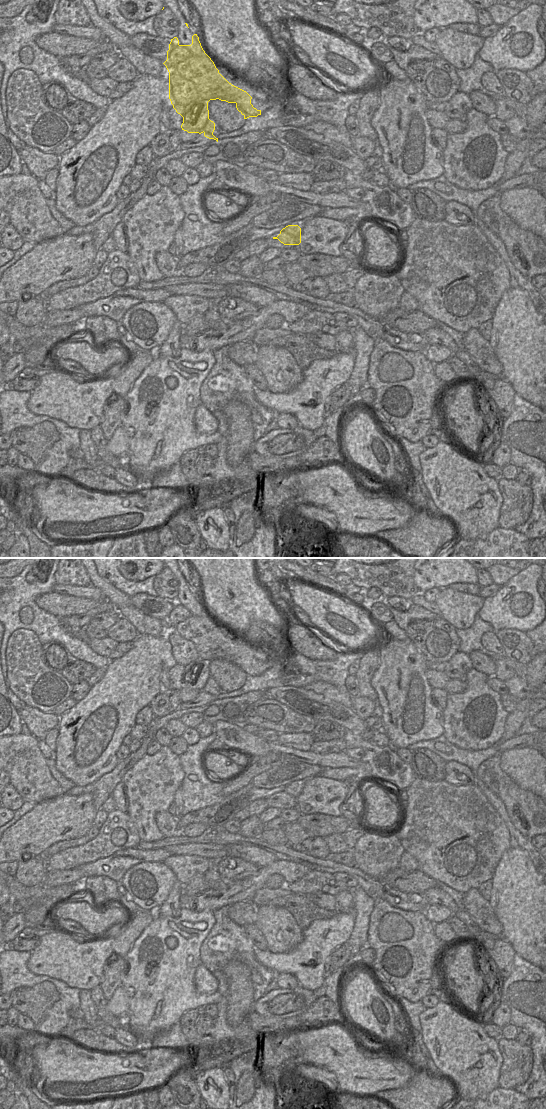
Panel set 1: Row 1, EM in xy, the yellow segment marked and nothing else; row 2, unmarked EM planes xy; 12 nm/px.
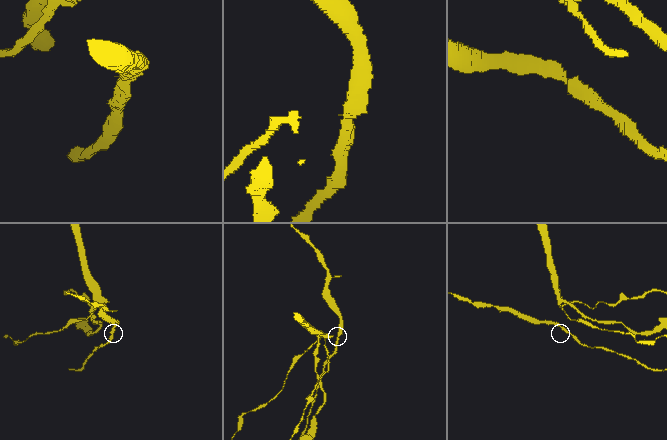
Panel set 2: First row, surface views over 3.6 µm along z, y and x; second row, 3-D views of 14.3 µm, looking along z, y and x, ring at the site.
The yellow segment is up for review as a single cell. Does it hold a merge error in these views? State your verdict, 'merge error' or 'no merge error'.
merge error

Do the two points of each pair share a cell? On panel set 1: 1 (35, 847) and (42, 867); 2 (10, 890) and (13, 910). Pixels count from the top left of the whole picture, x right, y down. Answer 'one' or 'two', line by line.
1: two
2: one

